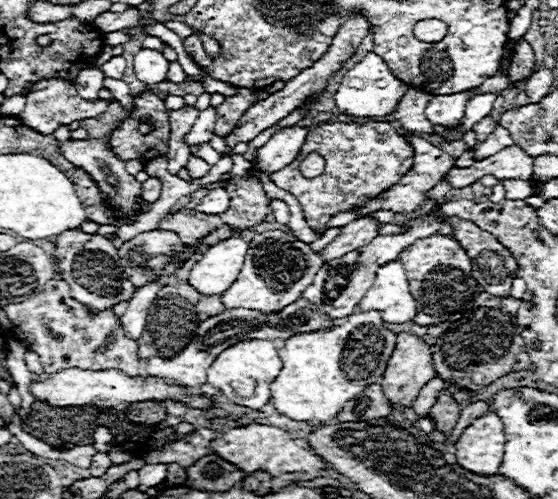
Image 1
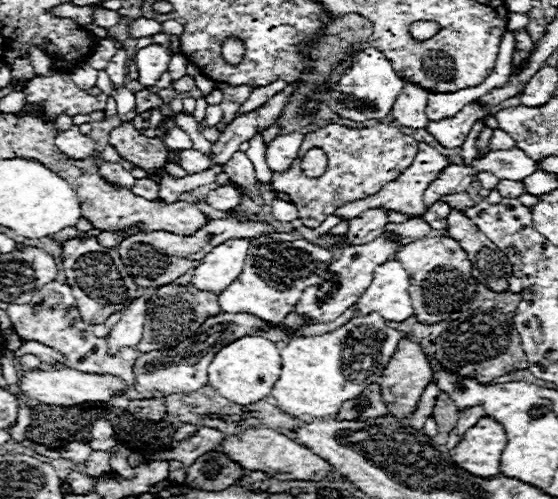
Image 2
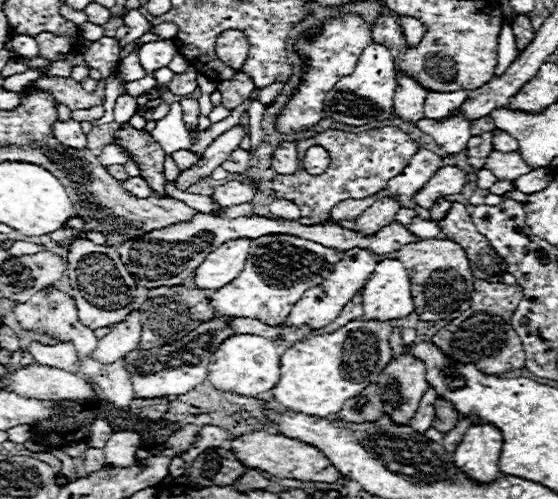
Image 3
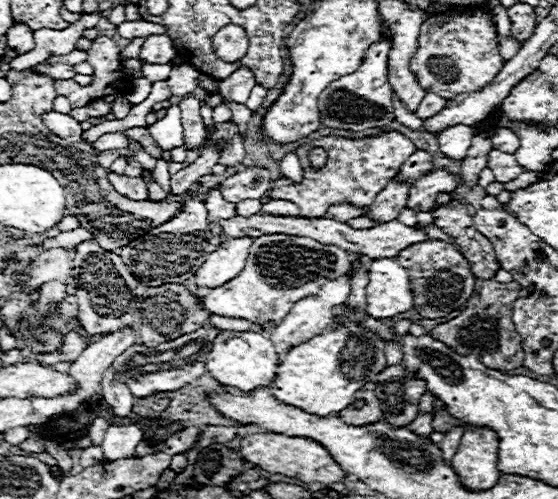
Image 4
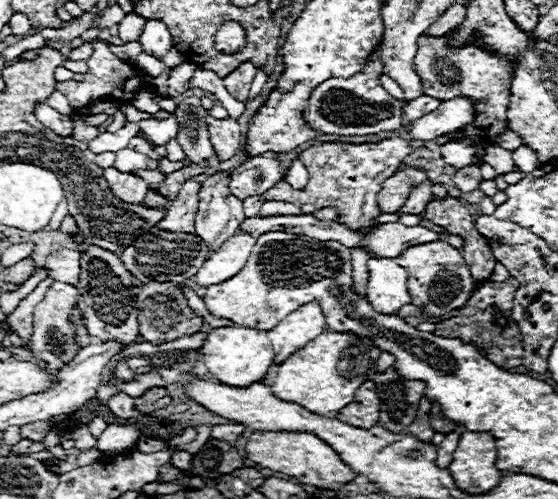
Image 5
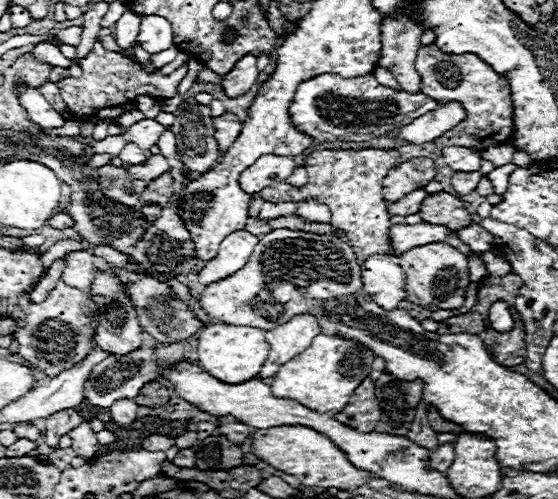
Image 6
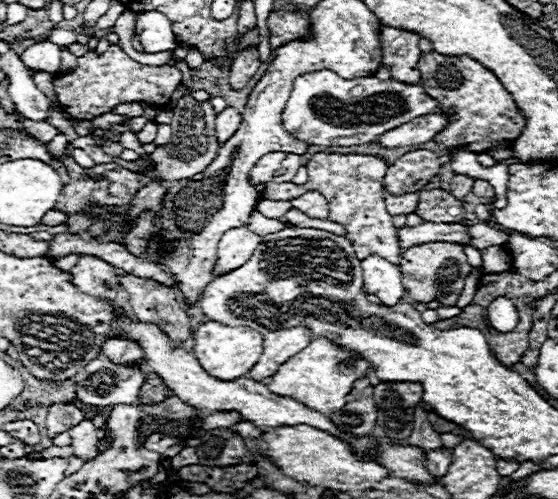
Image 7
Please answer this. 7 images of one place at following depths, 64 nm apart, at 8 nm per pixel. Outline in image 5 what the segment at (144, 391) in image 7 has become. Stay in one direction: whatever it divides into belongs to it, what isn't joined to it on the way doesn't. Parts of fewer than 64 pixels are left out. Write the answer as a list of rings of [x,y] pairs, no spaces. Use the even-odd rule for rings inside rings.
[[[150,388],[146,390],[140,398],[136,398],[136,408],[140,412],[154,412],[160,408],[166,408],[170,404],[170,396],[166,392],[166,388]]]

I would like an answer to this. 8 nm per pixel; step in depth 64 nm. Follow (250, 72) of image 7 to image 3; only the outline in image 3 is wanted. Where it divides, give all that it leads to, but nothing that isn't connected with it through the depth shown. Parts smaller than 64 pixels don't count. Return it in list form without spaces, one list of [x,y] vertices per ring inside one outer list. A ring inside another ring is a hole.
[[[244,72],[234,74],[234,78],[228,82],[216,82],[216,90],[222,94],[222,104],[230,110],[234,110],[244,100],[248,100],[250,94],[254,92],[254,88],[256,86],[252,84],[252,80]]]

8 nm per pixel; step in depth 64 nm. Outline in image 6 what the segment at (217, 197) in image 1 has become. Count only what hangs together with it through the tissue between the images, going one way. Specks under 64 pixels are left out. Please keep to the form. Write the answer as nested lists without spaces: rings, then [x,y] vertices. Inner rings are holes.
[[[266,154],[260,156],[248,170],[242,172],[240,184],[248,194],[256,194],[264,186],[270,186],[274,182],[284,182],[292,172],[296,170],[296,162],[292,156],[278,156],[278,154]]]

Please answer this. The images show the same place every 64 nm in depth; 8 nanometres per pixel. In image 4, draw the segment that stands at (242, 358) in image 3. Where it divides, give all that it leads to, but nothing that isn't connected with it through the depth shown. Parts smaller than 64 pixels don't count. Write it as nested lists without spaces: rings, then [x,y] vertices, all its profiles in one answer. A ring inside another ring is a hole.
[[[222,330],[212,342],[212,350],[206,356],[206,368],[214,380],[224,386],[234,386],[242,392],[250,392],[258,386],[270,386],[276,378],[278,354],[274,344],[258,332],[228,332]]]

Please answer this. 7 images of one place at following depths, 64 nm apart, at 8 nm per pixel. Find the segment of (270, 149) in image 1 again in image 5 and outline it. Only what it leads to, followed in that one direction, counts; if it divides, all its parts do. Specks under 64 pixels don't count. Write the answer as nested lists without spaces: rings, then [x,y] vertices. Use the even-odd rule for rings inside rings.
[[[294,160],[294,162],[290,164],[290,168],[288,168],[284,180],[286,180],[292,188],[296,188],[296,190],[304,188],[306,182],[308,182],[308,172],[306,172],[304,164],[302,164],[300,160]]]

